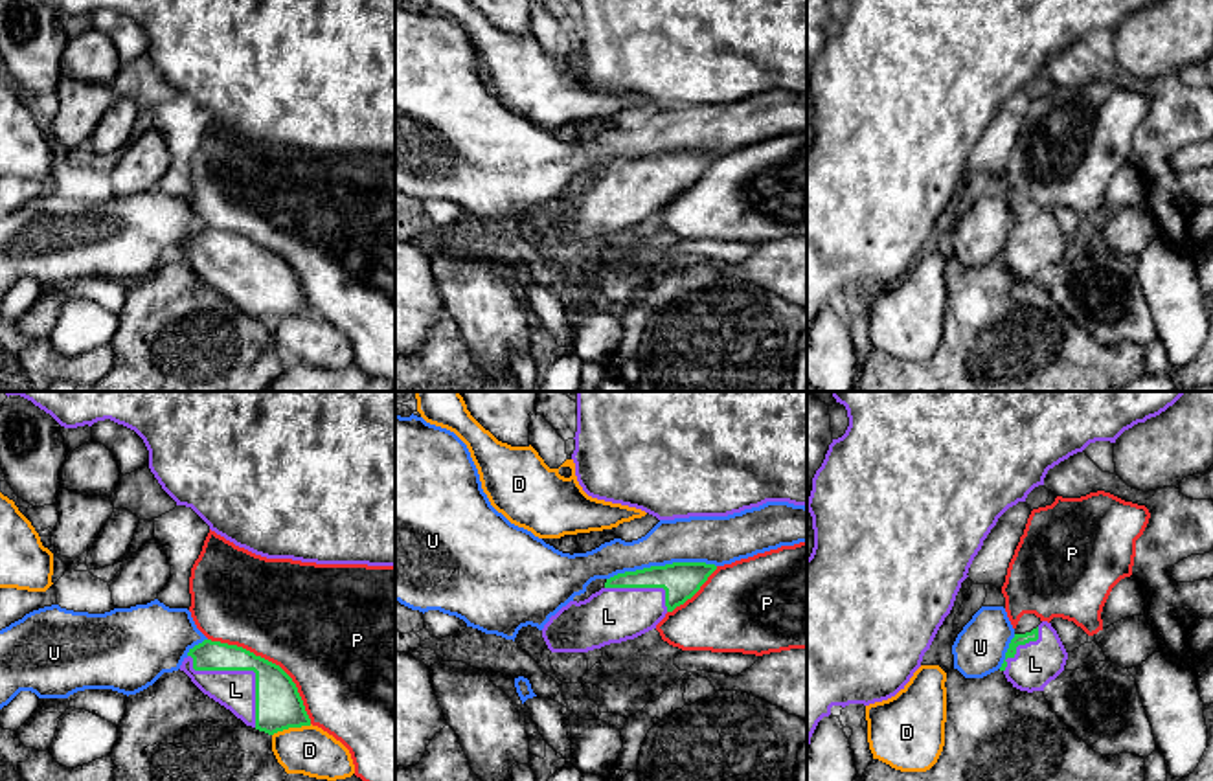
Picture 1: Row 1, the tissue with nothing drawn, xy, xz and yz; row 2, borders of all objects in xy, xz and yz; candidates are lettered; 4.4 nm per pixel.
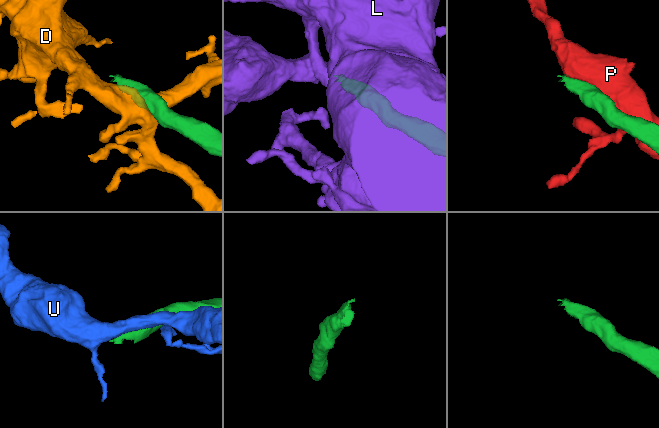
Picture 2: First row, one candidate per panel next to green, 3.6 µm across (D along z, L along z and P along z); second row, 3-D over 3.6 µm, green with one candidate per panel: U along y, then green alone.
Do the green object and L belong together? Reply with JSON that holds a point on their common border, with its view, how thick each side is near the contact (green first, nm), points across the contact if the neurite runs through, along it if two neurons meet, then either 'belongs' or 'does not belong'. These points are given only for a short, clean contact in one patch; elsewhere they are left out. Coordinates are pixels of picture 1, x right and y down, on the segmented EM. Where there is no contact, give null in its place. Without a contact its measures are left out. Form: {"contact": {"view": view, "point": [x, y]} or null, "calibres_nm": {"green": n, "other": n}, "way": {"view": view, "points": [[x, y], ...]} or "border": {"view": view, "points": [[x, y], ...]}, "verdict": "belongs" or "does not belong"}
{"contact": {"view": "xy", "point": [245, 669]}, "calibres_nm": {"green": 200, "other": 180}, "verdict": "belongs"}

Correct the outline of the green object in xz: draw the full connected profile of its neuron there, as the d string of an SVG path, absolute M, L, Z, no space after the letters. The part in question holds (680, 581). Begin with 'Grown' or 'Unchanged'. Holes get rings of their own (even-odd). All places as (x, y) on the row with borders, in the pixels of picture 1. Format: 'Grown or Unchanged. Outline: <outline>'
Grown. Outline: M673 562L618 573L584 601L570 601L542 628L551 652L588 652L634 640L691 599L717 570L706 562Z

